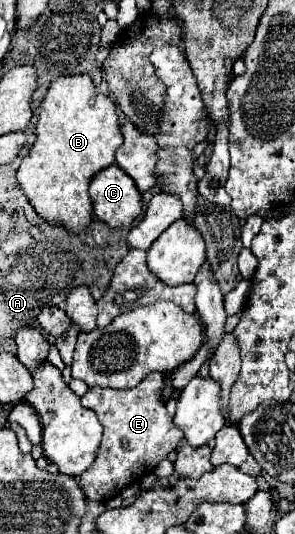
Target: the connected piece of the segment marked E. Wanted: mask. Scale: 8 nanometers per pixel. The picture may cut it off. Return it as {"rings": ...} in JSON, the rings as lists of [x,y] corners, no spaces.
{"rings":[[[149,373],[137,387],[117,391],[93,387],[81,397],[81,405],[93,409],[103,425],[103,439],[97,451],[93,465],[81,473],[79,485],[83,487],[87,499],[105,503],[119,495],[125,487],[139,483],[145,475],[149,475],[161,459],[165,459],[177,443],[183,439],[181,429],[173,425],[173,417],[167,413],[163,399],[163,373]]]}

